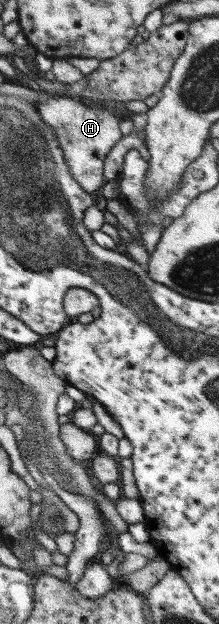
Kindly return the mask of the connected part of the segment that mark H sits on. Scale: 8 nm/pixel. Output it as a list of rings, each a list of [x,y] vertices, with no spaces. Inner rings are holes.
[[[49,97],[47,101],[32,101],[41,119],[53,128],[54,134],[62,149],[67,167],[75,181],[87,192],[95,193],[107,182],[103,176],[103,161],[115,143],[119,143],[123,135],[119,130],[120,116],[107,108],[64,97]]]

